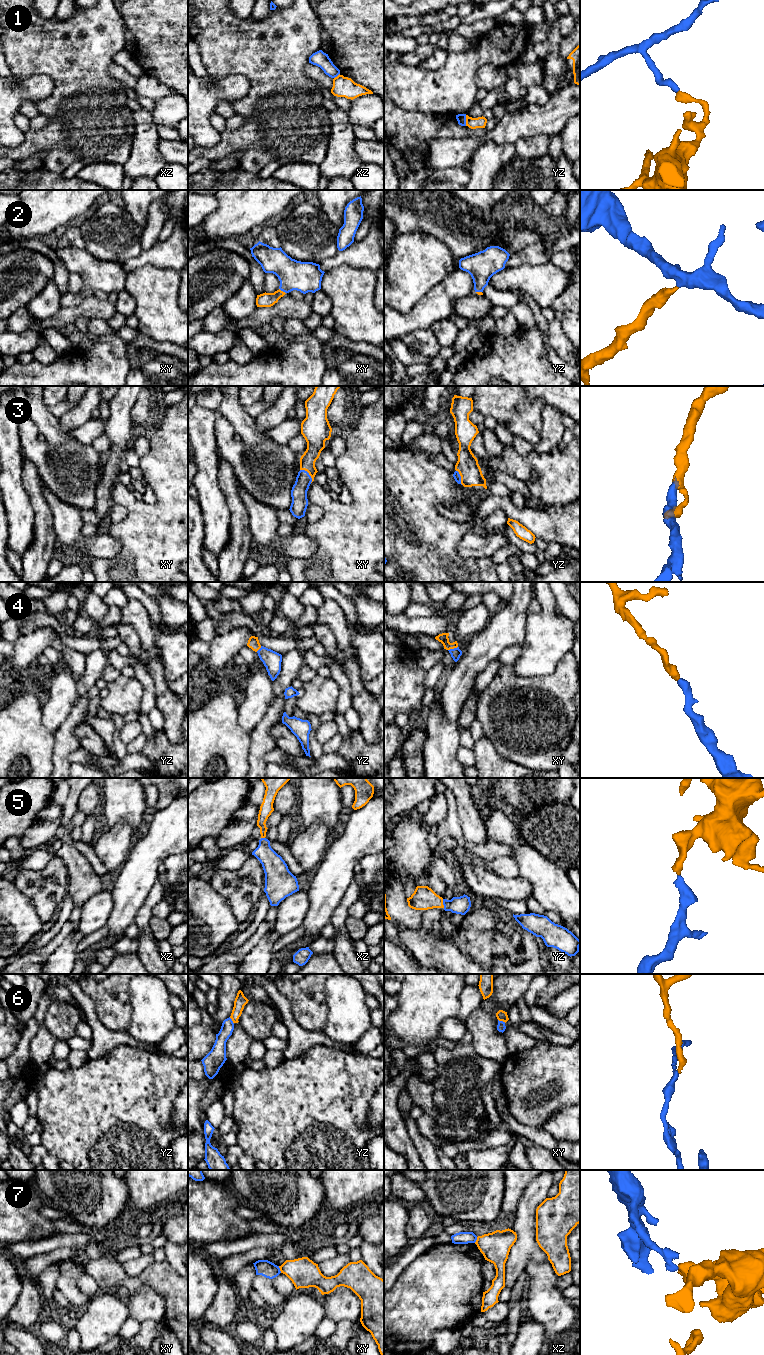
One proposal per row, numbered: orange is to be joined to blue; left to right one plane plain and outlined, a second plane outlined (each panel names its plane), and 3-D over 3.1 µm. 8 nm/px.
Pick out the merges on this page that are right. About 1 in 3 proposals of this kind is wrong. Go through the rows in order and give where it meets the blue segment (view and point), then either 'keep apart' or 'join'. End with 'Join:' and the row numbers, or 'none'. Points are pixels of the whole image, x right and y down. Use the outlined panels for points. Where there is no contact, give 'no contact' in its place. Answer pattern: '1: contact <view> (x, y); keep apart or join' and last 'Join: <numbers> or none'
1: contact yz (465, 120); keep apart
2: contact xy (282, 290); join
3: contact xy (308, 474); join
4: contact xy (452, 649); join
5: contact yz (443, 903); join
6: contact xy (502, 1021); keep apart
7: contact xy (279, 1269); keep apart
Join: 2, 3, 4, 5

